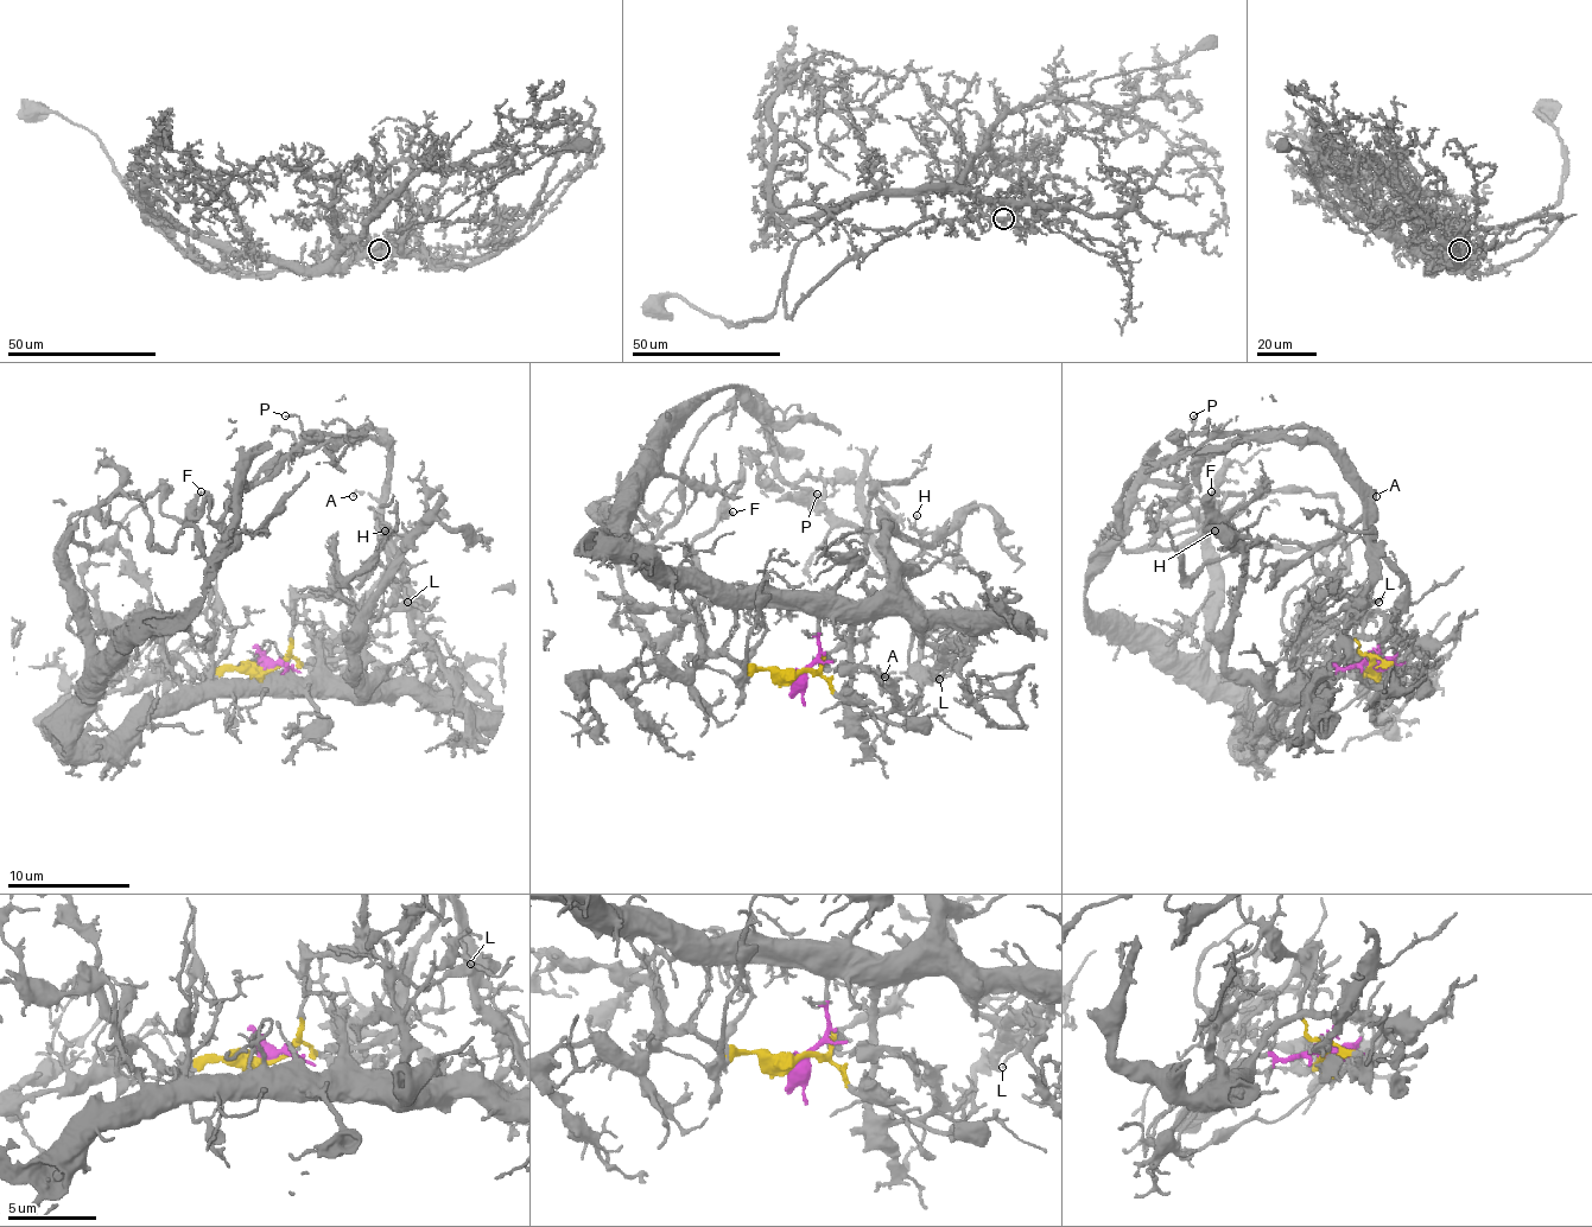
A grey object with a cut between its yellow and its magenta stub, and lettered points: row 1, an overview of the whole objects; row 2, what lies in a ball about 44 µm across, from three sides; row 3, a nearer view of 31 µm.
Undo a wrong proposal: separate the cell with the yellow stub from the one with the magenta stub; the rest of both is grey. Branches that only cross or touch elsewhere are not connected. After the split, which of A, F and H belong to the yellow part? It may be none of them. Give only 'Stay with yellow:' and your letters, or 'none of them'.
Stay with yellow: A, F

